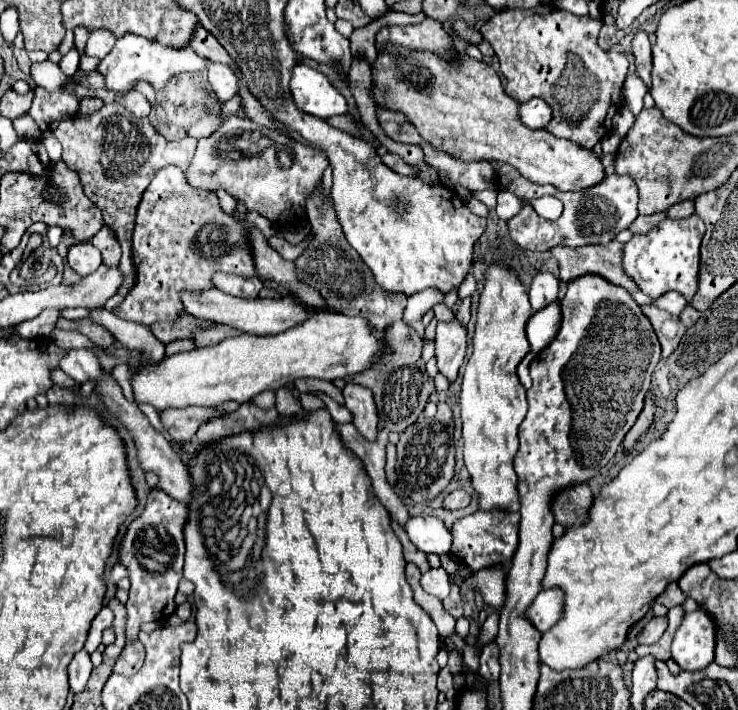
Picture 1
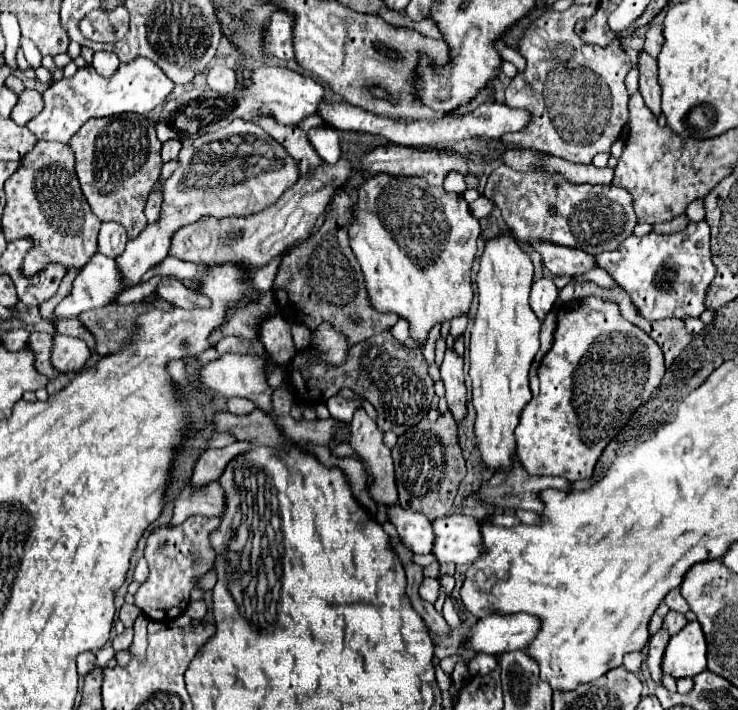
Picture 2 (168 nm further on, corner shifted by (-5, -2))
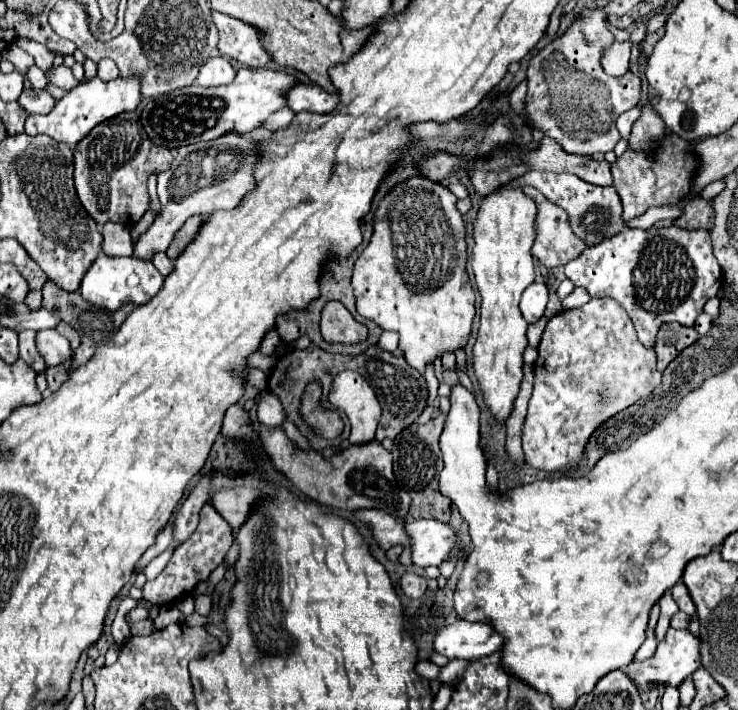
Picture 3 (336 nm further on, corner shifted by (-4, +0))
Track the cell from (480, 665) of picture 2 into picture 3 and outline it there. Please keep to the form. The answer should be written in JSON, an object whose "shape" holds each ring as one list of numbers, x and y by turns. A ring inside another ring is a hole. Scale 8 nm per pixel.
{"shape":[[450,661,446,667,442,667,442,675,440,675,440,683,446,683,446,685,454,685,458,683,458,679,464,675,466,667,470,663,468,661]]}

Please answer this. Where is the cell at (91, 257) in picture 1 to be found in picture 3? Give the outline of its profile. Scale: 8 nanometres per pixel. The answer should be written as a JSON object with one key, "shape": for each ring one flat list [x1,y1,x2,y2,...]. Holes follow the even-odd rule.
{"shape":[[100,253,100,257,96,257,96,261,90,265,86,275,82,277,80,293,84,301,96,307,118,309,126,301,134,301,136,305,150,301,162,289,162,283,164,283,164,277,152,265,152,261,142,261,136,257,108,257]]}

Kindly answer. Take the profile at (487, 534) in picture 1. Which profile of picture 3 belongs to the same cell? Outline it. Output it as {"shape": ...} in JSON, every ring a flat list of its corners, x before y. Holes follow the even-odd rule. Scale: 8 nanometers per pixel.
{"shape":[[438,519,406,521,406,531,412,537,412,561,418,567,440,565,462,549,458,531]]}

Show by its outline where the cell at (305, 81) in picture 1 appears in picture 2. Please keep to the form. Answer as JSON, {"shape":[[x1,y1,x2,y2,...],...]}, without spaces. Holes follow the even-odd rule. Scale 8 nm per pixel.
{"shape":[[263,65,255,71,245,73,243,83,231,93,217,93,211,89,185,89,177,97,169,97,159,113,155,131,157,139,165,143,169,139,187,141,191,137,217,131,235,121,237,117,257,123,259,117,271,115,281,125,297,125,305,117,317,113,321,99,323,87,317,81,307,79,291,69]]}

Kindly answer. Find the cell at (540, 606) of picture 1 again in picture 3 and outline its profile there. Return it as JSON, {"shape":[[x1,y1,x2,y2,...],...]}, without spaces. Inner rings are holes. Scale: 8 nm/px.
{"shape":[[458,619,456,623,444,627,434,639,434,649,448,659,476,661,490,653,500,653,504,649,504,637,482,621]]}

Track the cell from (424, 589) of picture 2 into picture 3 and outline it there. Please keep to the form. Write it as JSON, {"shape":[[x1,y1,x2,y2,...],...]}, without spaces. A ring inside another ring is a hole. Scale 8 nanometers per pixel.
{"shape":[[404,573,402,575,402,591,412,597,412,599,418,599,426,593,426,579,422,575,416,575,416,573]]}

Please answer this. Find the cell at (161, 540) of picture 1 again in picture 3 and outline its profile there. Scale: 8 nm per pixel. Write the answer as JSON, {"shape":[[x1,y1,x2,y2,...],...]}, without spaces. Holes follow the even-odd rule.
{"shape":[[204,505,200,511,200,523,196,531,188,537,188,541,178,545,178,549,170,557,170,563,164,567,164,571,154,581,146,581,146,585,142,587,144,599,152,605,166,607,190,595,196,589,196,585,206,581,208,575,224,561,224,555,228,553,230,545,232,545,230,525,226,525,226,521,214,509,210,509,210,505]]}

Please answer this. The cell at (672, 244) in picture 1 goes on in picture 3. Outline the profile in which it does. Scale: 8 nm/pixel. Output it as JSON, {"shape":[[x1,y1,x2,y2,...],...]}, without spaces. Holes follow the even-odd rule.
{"shape":[[624,229,610,241,584,249,566,267,566,277,584,287,592,297,612,297,630,315,638,339,646,347,654,347,658,327,676,321,680,325,694,325,702,313,704,303,718,295,722,273,712,255,710,235,704,229]]}

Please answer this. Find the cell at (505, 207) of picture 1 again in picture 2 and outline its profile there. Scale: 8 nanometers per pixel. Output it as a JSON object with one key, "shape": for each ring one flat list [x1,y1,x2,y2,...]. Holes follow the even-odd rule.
{"shape":[[479,197,479,199,475,199,473,203,469,203,469,207,471,207,471,211,473,211,473,217,485,217,485,215,489,215,491,213,491,209,493,209,493,203,489,201,489,199,485,199,485,197]]}

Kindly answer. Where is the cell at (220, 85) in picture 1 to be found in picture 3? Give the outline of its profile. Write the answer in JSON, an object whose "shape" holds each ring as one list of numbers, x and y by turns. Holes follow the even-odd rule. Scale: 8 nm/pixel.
{"shape":[[212,57,210,61,206,61,206,65,202,65,196,83,202,87,220,87,234,81,234,77,236,71,226,57]]}

